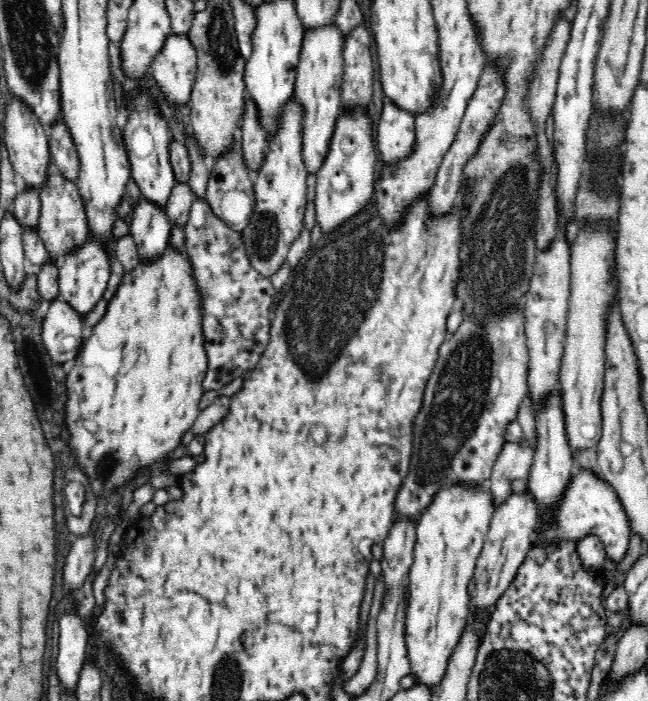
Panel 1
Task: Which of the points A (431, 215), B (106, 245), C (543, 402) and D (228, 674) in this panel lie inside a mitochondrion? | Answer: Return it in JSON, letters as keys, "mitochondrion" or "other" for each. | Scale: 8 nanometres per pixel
{"A":"other","B":"other","C":"other","D":"mitochondrion"}

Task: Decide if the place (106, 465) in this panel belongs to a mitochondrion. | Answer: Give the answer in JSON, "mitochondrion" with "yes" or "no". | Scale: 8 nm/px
{"mitochondrion":"yes"}

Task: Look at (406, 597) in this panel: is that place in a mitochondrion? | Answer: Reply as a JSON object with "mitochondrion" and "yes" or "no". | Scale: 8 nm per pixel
{"mitochondrion":"no"}

